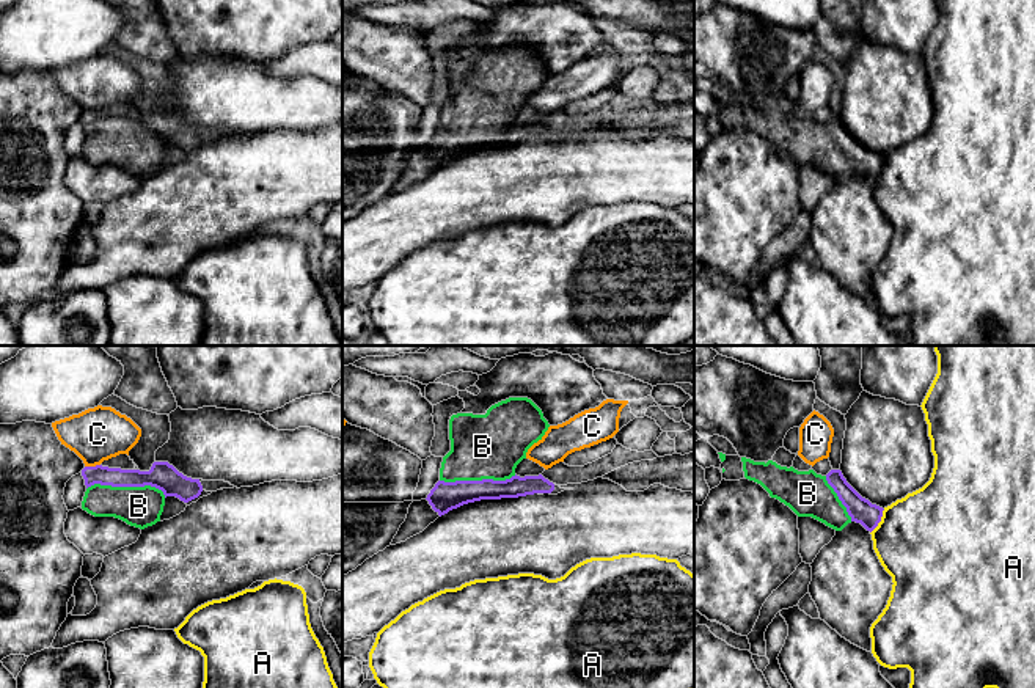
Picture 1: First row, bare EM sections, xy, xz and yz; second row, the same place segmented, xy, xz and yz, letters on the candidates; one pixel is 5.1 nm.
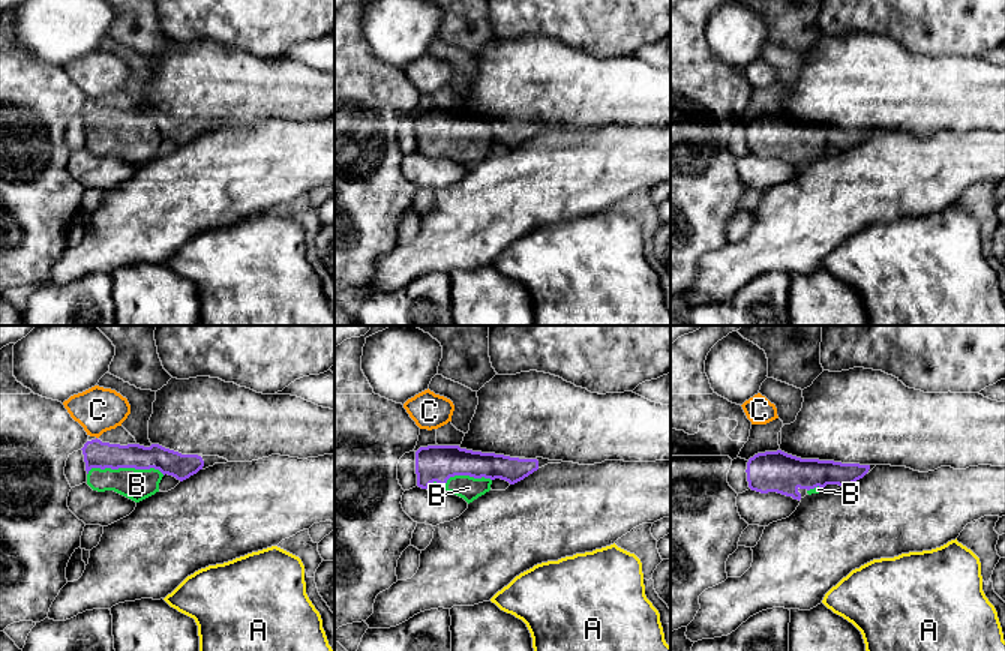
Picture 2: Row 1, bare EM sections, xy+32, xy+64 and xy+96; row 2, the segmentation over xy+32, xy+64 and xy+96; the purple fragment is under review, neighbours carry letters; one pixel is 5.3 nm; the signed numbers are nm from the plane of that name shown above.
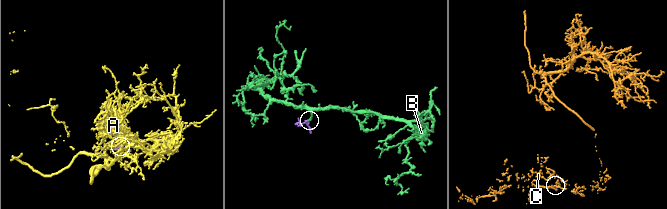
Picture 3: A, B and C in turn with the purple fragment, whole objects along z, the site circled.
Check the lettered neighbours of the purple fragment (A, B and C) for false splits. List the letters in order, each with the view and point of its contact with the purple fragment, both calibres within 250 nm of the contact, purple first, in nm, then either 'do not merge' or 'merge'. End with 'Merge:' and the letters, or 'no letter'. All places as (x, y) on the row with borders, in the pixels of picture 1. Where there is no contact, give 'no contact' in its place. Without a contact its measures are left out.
A: yz (880, 520) | 130/500 nm | do not merge
B: xy (128, 486) | 140/200 nm | merge
C: xy (91, 467) | 100/280 nm | do not merge
Merge: B

